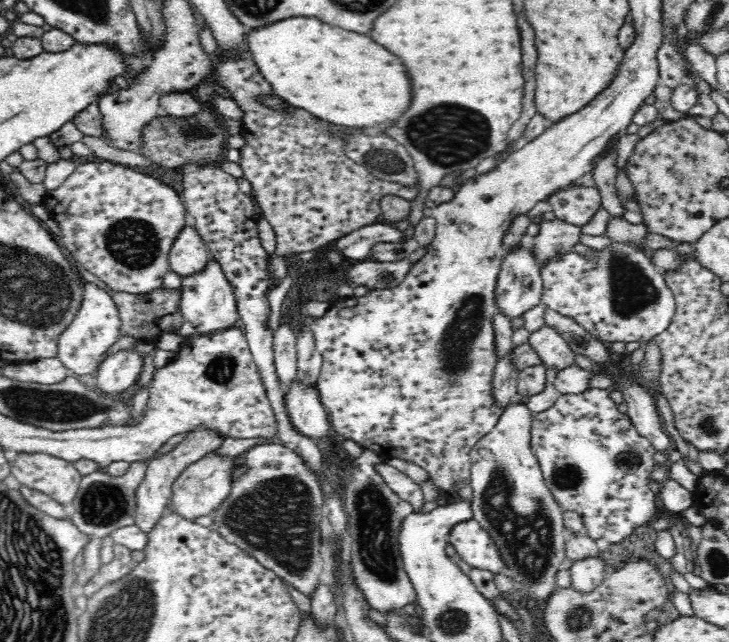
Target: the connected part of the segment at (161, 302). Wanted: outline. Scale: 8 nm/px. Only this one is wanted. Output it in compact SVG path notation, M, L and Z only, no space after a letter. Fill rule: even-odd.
M157 288L148 294L128 294L110 291L110 296L116 302L122 318L122 335L133 336L136 341L156 343L164 333L171 332L176 327L180 328L184 318L180 313L180 291Z

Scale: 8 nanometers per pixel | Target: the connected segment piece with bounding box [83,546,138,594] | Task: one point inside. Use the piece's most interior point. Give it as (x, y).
(110, 571)

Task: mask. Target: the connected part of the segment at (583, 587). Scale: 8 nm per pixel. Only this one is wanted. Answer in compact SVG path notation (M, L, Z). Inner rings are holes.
M590 555L575 560L569 568L571 584L582 592L596 588L604 580L606 560L598 555Z

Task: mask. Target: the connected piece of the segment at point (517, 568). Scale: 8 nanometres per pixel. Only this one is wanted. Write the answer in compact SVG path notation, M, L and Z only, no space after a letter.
M512 399L503 406L495 425L471 446L470 503L472 519L477 520L494 539L506 561L507 572L511 572L514 582L522 586L516 598L527 596L530 600L544 601L557 586L556 573L566 557L565 539L568 533L564 526L564 510L546 486L542 469L531 449L533 415L526 404Z

